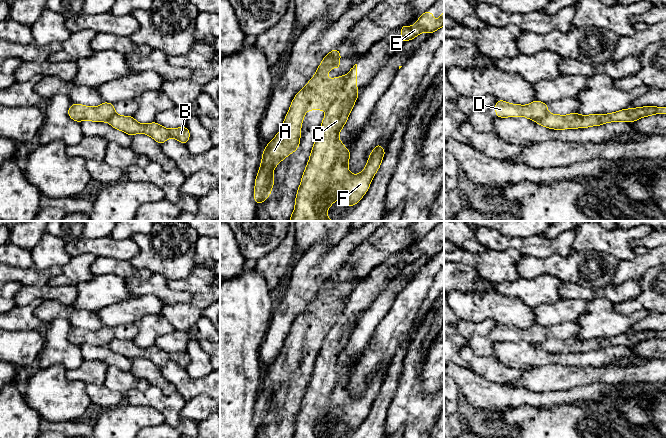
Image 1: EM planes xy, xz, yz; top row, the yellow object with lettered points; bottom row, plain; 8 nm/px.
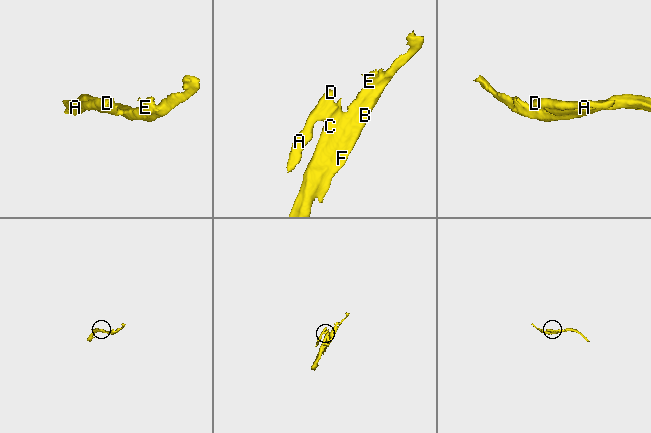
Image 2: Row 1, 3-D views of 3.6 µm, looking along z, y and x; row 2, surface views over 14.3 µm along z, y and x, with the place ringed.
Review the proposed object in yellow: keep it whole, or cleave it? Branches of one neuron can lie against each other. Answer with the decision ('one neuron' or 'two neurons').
two neurons

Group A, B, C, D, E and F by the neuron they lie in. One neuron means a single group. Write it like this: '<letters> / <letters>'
A D / B C E F

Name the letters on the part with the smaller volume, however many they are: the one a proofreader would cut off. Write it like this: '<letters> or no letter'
A, D

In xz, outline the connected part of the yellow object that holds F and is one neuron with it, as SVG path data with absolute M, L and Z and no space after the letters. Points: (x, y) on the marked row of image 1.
M355 64L342 85L341 95L327 109L320 130L315 137L309 161L297 190L295 208L289 221L332 221L327 217L327 211L337 199L341 198L345 206L353 206L368 191L370 183L381 165L385 150L378 143L371 151L364 170L353 175L348 170L350 151L339 139L339 133L344 127L358 95L357 64Z

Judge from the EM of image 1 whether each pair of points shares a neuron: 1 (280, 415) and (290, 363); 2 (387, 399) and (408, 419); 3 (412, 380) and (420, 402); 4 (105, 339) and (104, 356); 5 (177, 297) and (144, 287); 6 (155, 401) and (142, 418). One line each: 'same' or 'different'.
1: same
2: different
3: same
4: different
5: same
6: different

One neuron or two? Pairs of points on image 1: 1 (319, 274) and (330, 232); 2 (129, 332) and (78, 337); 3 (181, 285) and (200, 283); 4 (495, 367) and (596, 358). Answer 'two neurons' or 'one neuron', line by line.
1: two neurons
2: one neuron
3: one neuron
4: two neurons

